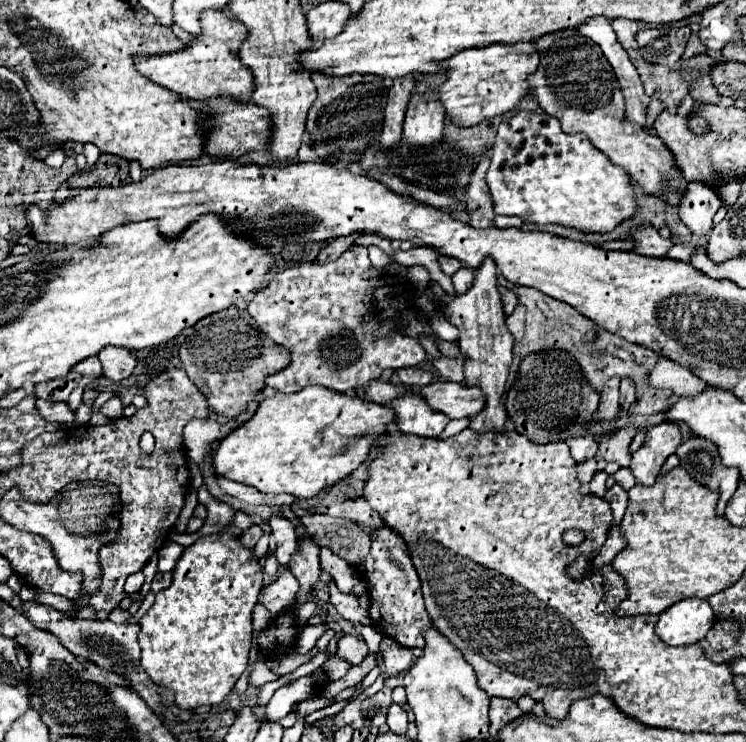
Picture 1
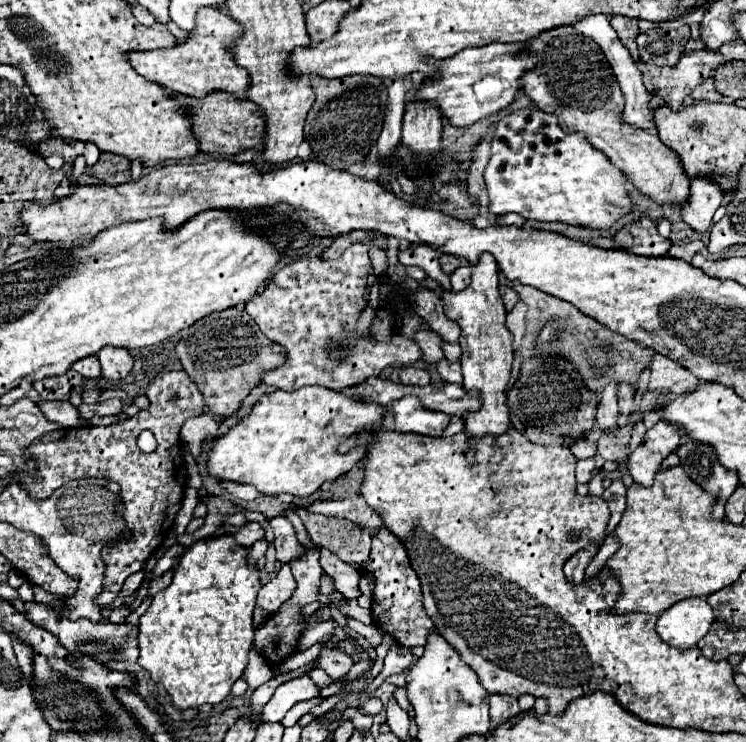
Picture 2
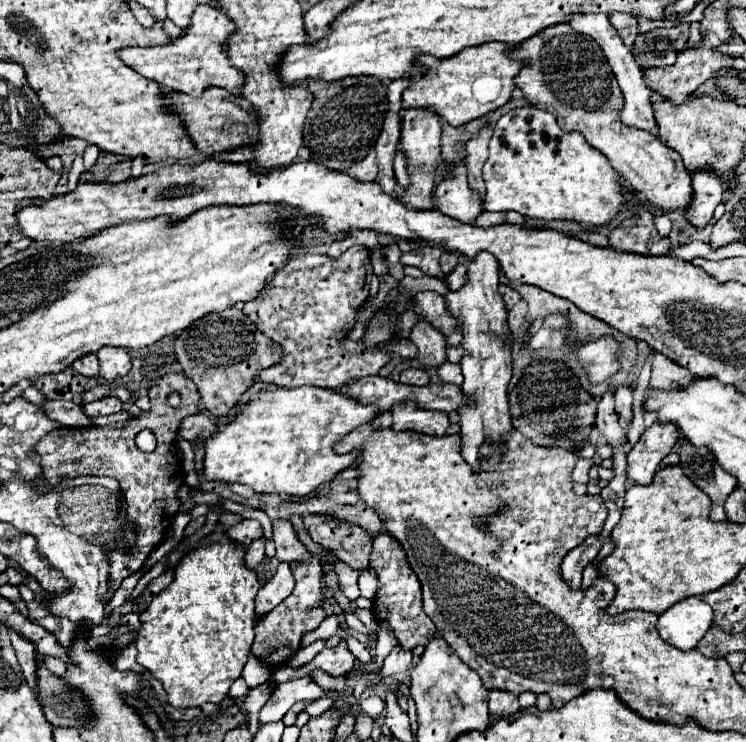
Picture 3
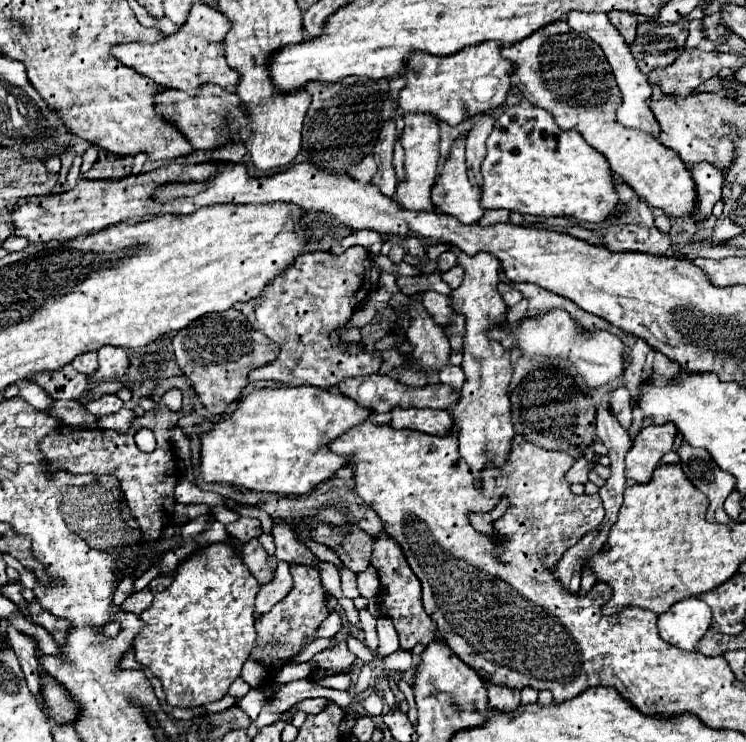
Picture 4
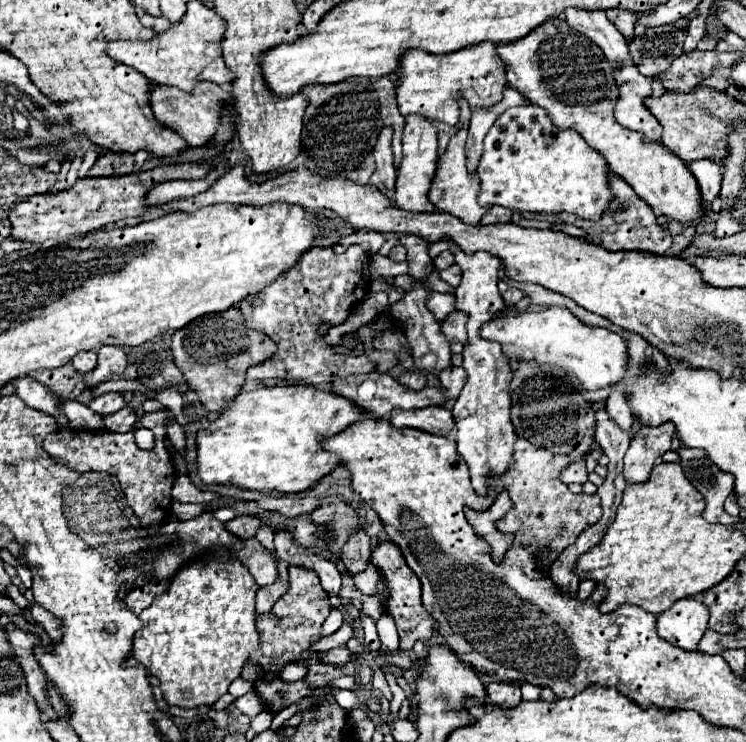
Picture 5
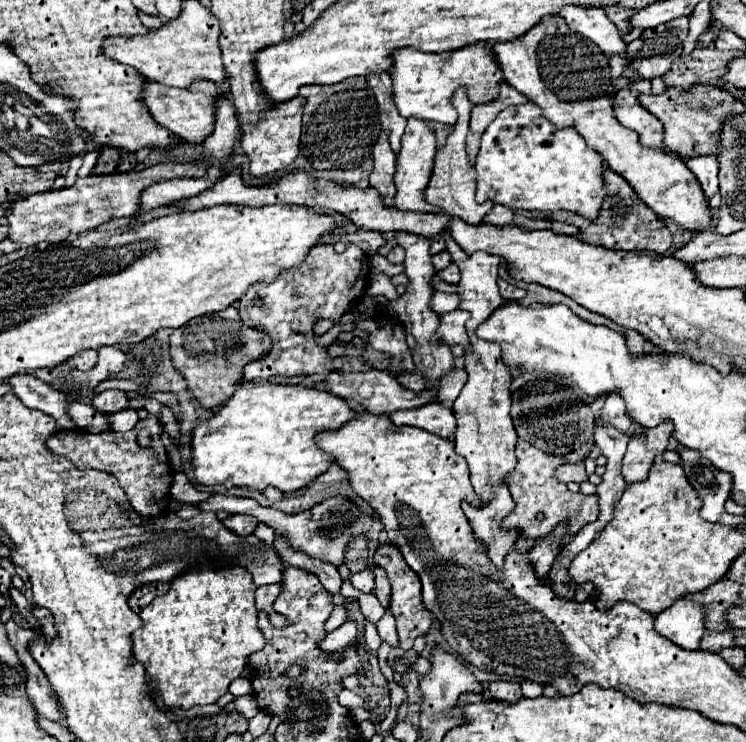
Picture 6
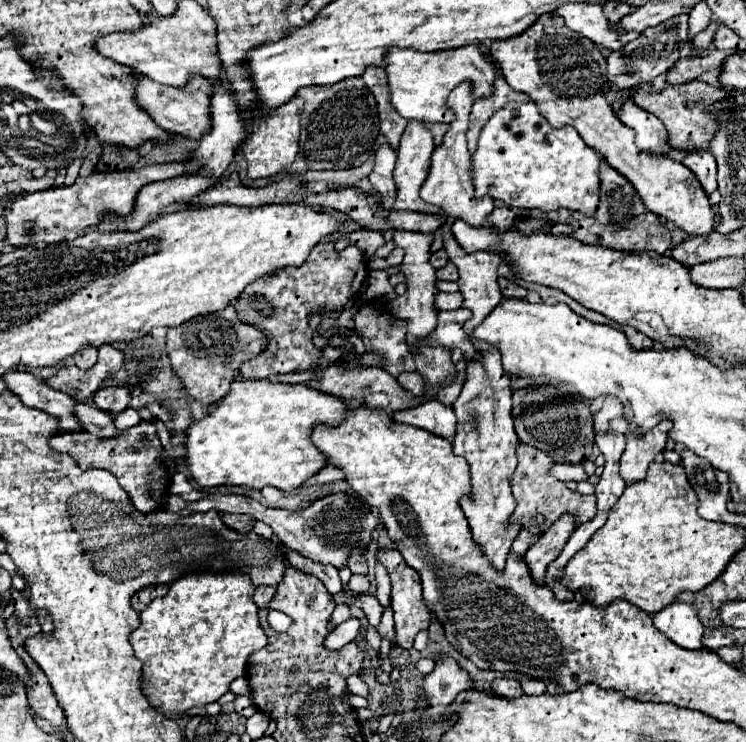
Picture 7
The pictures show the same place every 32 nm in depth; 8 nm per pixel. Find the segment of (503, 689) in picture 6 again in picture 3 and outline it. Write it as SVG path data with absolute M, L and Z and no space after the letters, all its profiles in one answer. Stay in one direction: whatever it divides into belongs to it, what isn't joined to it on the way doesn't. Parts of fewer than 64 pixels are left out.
M490 692L490 714L494 720L508 718L518 710L518 696L512 696L510 692Z

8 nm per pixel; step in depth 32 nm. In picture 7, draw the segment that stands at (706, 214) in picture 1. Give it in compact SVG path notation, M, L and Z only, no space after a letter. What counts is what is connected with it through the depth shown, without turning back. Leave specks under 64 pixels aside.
M696 152L696 156L682 154L682 164L688 166L696 174L696 178L700 180L706 194L712 194L718 188L718 184L716 184L716 160L710 152Z

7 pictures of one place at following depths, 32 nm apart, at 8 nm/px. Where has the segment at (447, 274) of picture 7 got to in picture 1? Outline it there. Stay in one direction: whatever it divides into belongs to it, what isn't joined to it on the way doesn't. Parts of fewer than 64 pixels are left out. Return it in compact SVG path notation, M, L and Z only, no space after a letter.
M460 268L460 272L456 272L456 276L452 276L452 282L454 282L454 288L458 294L462 292L468 292L474 284L474 270L472 268Z

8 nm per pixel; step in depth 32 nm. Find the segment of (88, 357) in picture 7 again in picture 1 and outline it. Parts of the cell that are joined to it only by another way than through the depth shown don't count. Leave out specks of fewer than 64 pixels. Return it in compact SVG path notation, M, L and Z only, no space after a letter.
M92 356L92 358L88 358L88 360L82 360L80 364L76 364L74 370L76 370L78 374L82 374L82 376L90 376L90 378L98 378L98 376L102 376L102 366L100 366L98 356Z

